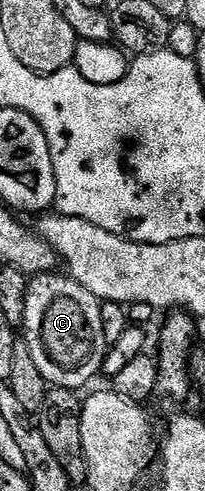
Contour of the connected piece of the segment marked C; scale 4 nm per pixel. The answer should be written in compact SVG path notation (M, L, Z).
M54 272L37 276L29 283L27 292L27 312L23 323L23 337L30 349L36 367L42 373L50 387L80 391L93 377L101 374L101 366L105 363L107 343L103 336L103 316L101 302L87 288L83 288L74 278L62 276Z

